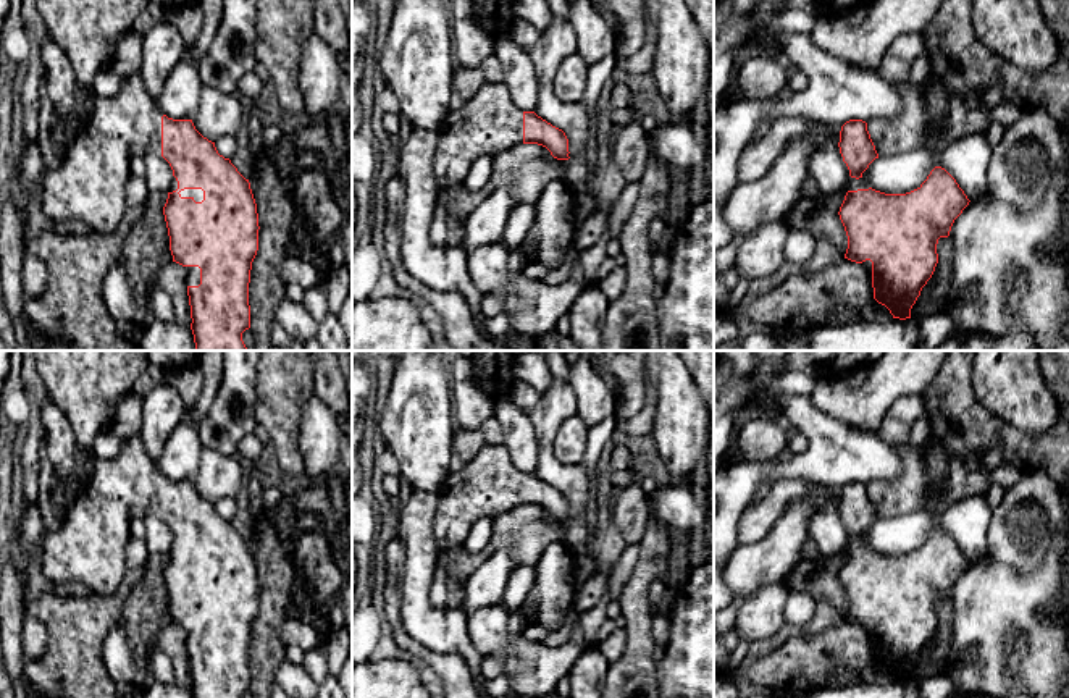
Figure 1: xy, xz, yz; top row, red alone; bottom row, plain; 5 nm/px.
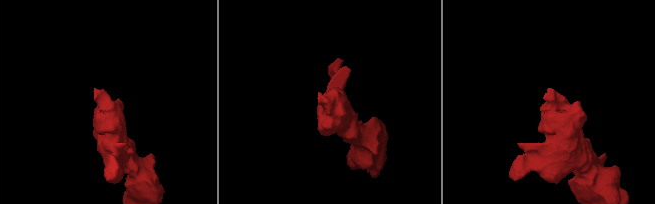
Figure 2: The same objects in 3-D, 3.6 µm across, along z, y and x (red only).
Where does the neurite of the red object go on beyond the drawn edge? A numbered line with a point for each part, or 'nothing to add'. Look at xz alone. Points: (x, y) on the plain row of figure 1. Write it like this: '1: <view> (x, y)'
1: xz (488, 485)

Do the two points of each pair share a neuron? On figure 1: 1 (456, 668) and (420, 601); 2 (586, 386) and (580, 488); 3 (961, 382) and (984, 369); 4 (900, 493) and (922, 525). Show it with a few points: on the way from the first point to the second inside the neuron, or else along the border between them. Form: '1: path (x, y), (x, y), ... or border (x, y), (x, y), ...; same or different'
1: border (414, 637), (436, 651), (456, 653), (475, 679); different
2: border (569, 383), (575, 396), (577, 414); different
3: border (971, 367), (974, 398), (987, 411); different
4: border (922, 508), (879, 519); different

